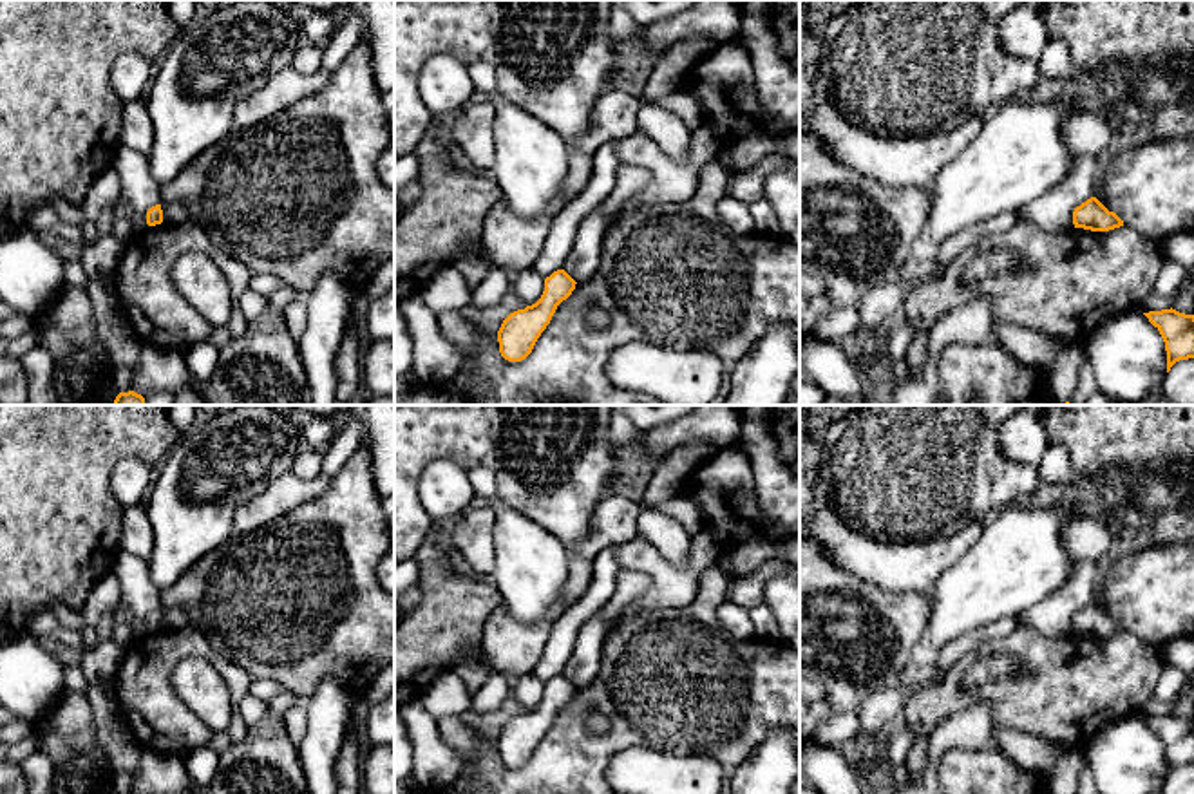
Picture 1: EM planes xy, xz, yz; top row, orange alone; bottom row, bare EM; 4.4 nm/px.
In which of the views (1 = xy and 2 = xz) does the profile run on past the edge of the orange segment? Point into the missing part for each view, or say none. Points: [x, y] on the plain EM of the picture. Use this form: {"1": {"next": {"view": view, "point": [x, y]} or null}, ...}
{"1": {"next": null}, "2": {"next": null}}

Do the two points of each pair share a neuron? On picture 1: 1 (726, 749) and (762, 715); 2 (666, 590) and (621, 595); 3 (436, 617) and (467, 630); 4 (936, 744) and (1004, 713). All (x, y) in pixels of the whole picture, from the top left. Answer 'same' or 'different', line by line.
1: same
2: different
3: same
4: different

